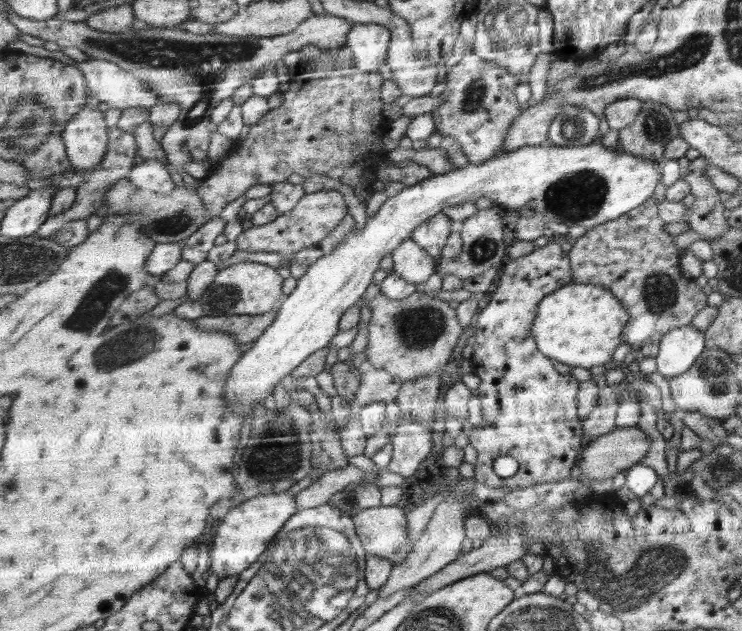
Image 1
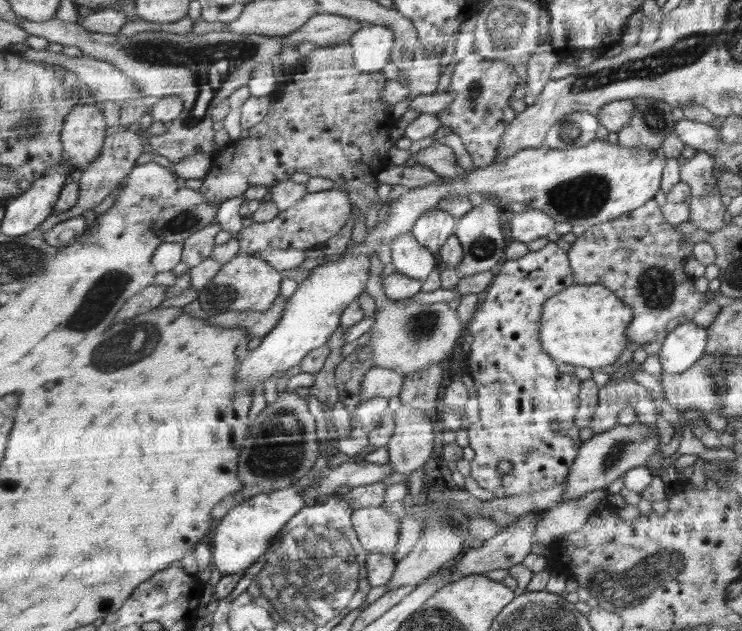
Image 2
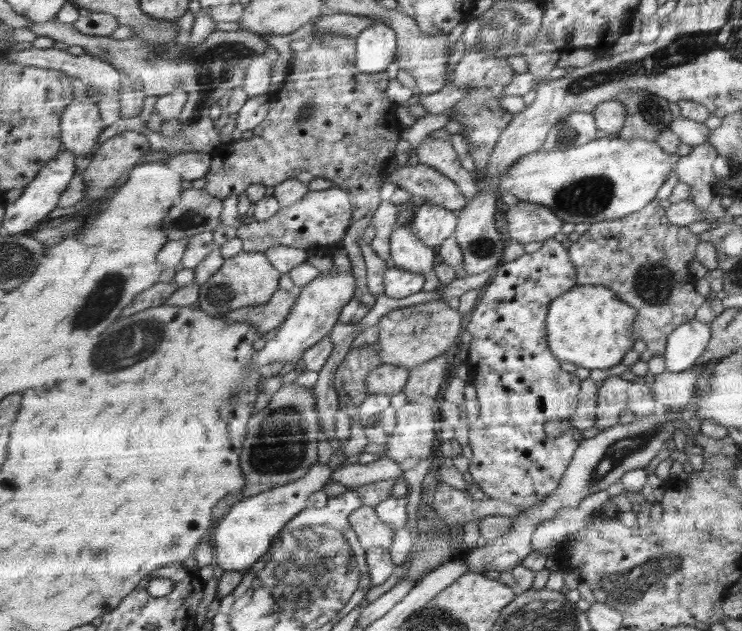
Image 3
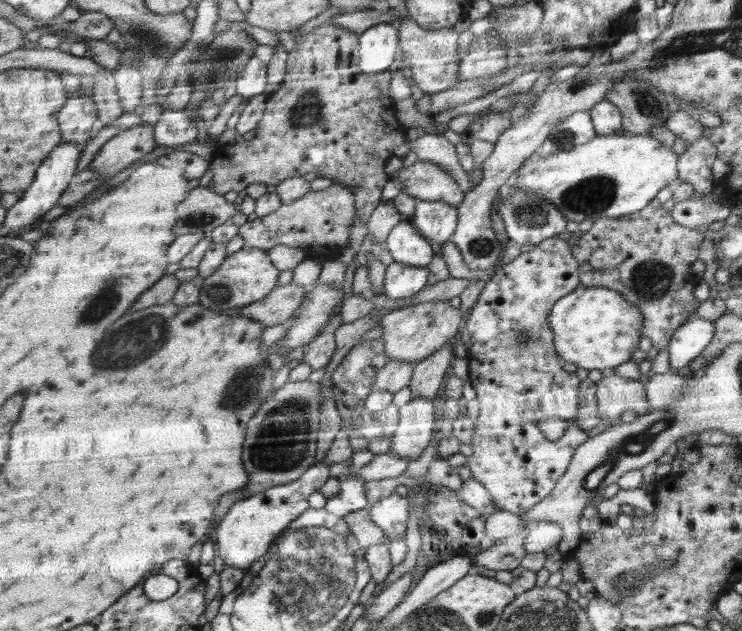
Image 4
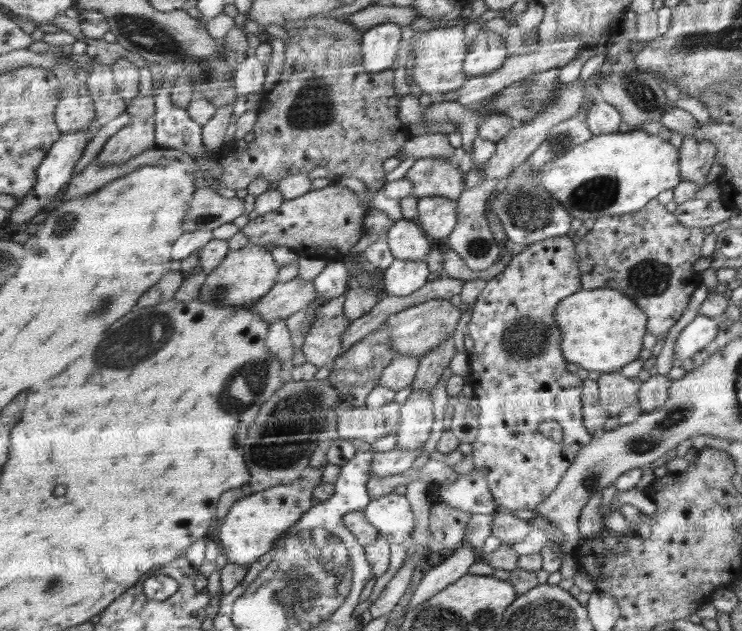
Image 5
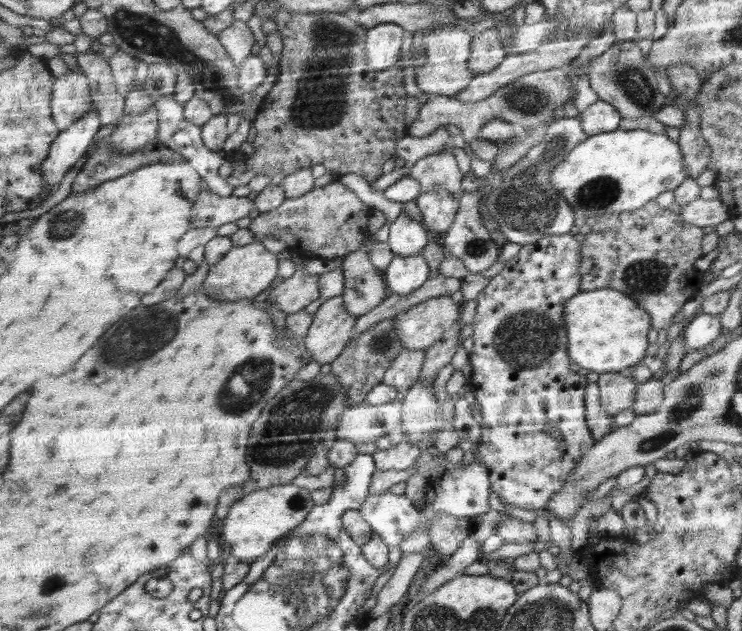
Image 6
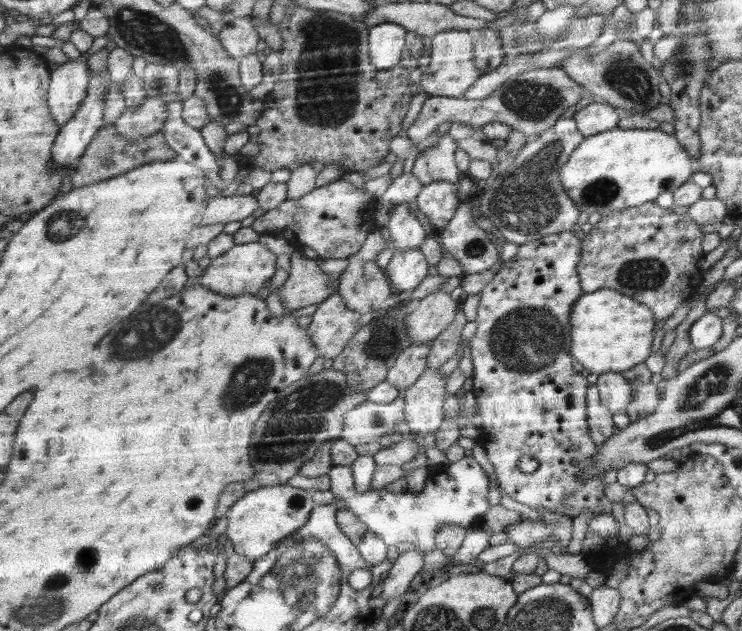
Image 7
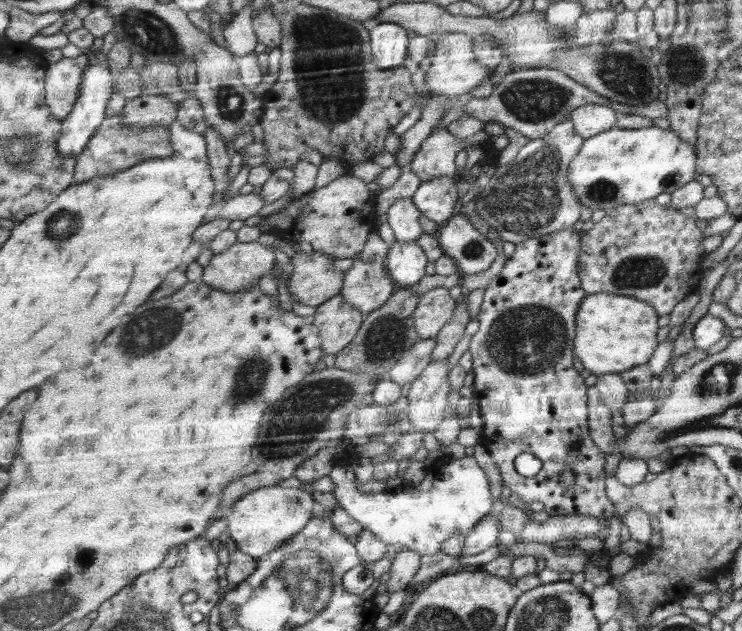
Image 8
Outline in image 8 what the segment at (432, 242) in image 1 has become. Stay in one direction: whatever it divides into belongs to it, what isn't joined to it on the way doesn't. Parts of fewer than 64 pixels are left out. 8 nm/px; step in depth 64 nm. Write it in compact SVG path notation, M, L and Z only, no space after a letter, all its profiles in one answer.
M440 176L428 182L421 182L411 199L424 216L434 220L440 227L440 222L446 222L454 212L458 190L452 178Z

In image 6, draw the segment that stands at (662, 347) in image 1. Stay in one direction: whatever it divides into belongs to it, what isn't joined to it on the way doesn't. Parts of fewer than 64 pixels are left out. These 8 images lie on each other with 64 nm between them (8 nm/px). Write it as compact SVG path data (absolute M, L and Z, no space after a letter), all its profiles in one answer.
M702 313L693 317L685 325L683 332L684 346L686 352L692 352L712 344L720 335L723 326L717 315Z

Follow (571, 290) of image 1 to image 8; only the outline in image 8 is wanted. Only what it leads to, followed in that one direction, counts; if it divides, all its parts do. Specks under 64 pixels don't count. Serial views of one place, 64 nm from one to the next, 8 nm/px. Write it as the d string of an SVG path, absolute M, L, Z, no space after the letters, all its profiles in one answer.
M607 292L587 295L582 299L575 319L574 354L580 357L580 366L596 376L621 374L634 366L646 364L658 344L658 314L655 308L631 296Z

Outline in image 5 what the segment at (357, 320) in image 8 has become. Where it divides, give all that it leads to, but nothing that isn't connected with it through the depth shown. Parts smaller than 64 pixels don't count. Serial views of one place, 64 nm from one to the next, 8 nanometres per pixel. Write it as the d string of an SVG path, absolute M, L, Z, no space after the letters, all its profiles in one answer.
M347 289L344 294L331 298L321 309L315 323L304 338L302 350L307 362L318 369L331 365L341 349L342 333L351 323L343 313Z

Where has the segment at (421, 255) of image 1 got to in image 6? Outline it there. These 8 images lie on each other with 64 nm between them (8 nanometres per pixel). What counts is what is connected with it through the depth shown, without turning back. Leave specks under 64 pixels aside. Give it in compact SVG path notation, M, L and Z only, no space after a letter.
M402 210L396 220L387 226L384 239L394 255L408 256L421 254L429 244L431 236L422 223L410 218Z

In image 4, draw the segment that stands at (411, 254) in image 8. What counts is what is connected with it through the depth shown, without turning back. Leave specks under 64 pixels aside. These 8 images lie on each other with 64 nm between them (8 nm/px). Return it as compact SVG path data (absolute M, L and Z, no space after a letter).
M392 262L385 270L381 292L390 298L402 299L416 294L426 286L427 267Z

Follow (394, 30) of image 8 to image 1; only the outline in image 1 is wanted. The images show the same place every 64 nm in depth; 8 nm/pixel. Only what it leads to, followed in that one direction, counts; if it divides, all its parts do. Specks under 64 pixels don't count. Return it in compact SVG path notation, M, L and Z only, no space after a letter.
M354 23L345 46L354 52L356 64L364 72L374 72L387 62L391 31L376 23Z

